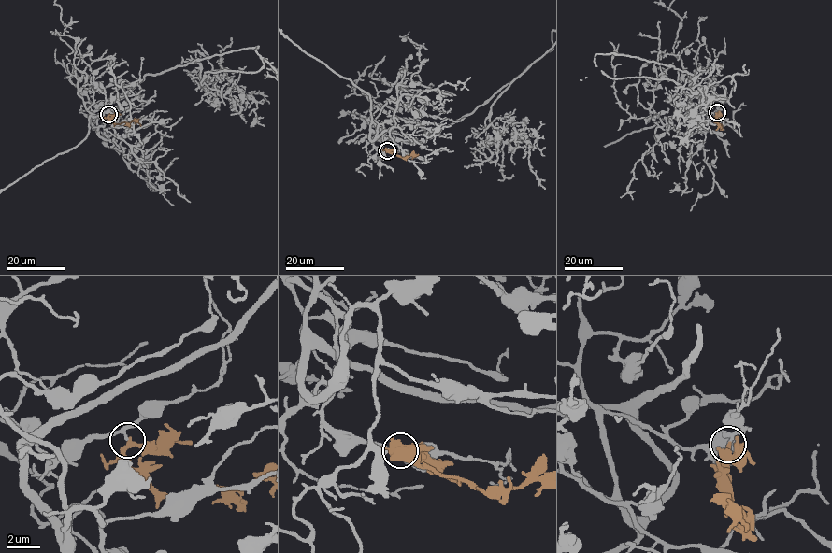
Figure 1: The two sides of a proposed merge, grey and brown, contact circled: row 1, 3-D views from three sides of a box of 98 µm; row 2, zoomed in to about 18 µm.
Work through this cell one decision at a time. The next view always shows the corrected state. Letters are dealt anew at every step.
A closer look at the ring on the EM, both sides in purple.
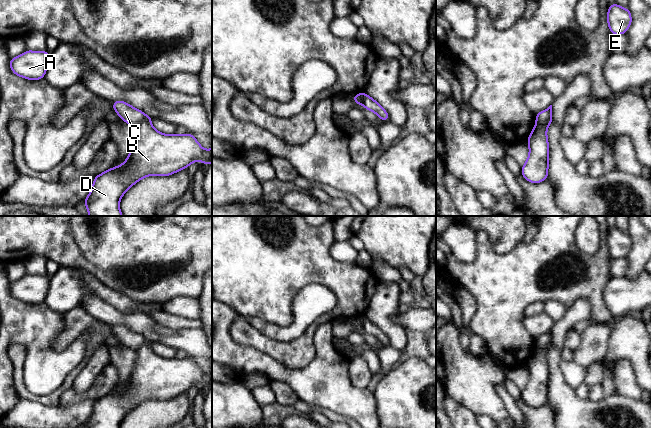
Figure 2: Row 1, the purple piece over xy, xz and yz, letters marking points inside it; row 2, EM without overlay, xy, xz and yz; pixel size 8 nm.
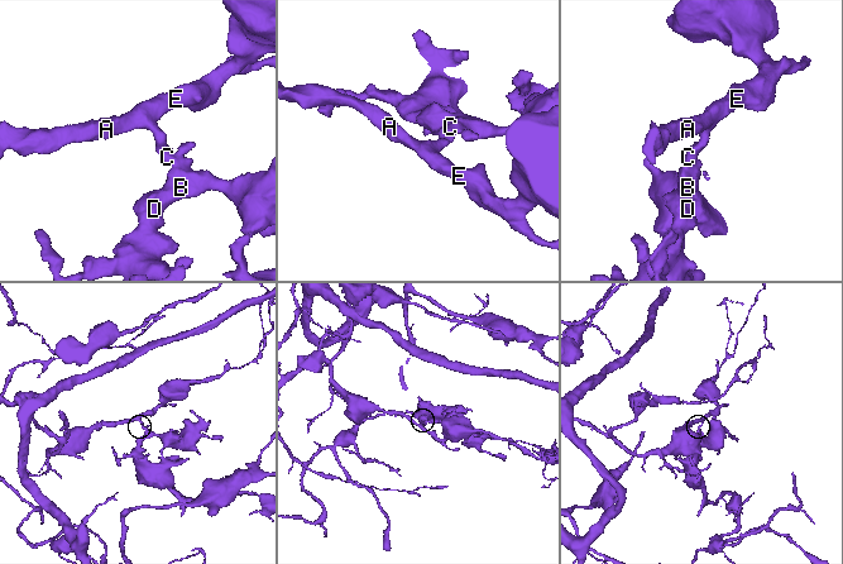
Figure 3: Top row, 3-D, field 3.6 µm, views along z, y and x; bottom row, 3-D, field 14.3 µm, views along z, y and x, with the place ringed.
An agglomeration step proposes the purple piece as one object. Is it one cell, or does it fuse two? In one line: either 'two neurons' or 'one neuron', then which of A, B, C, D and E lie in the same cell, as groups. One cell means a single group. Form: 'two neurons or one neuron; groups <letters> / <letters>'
two neurons; groups A C E / B D

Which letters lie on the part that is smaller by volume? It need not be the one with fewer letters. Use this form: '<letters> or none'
B, D

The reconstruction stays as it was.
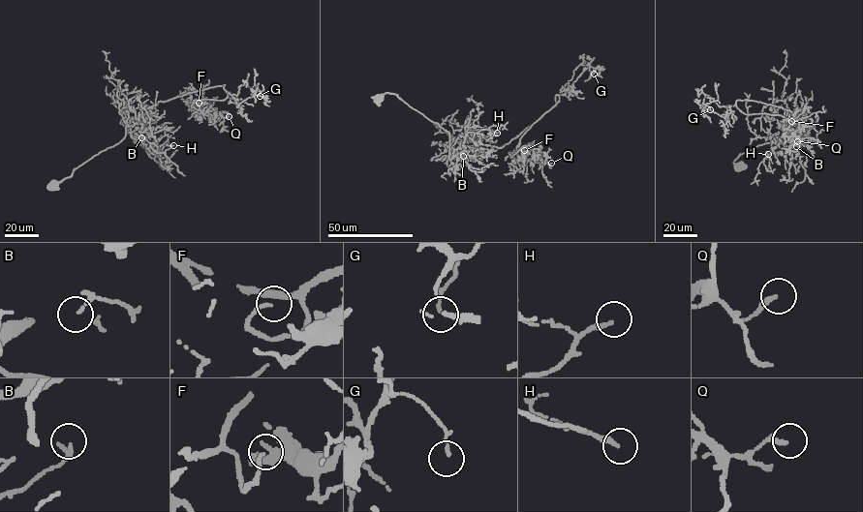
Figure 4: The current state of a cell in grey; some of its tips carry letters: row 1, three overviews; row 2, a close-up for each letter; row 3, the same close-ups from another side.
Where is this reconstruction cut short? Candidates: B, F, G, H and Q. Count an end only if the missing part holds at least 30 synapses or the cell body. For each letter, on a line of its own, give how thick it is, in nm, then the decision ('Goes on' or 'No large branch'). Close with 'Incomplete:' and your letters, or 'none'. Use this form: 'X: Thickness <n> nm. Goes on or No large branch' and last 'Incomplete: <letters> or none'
B: Thickness 100 nm. No large branch
F: Thickness 130 nm. No large branch
G: Thickness 100 nm. No large branch
H: Thickness 200 nm. No large branch
Q: Thickness 200 nm. No large branch
Incomplete: none

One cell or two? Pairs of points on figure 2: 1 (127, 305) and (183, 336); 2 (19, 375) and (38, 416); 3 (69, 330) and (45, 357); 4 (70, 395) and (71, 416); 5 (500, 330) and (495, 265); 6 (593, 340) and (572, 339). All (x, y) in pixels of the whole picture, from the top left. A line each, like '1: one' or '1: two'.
1: two
2: two
3: two
4: two
5: one
6: two

